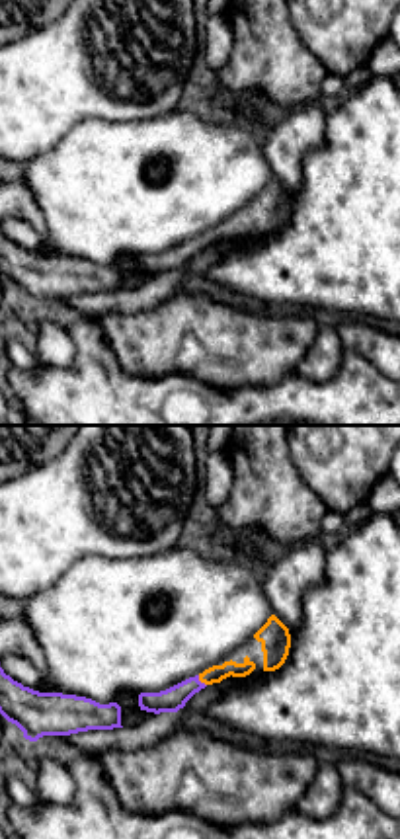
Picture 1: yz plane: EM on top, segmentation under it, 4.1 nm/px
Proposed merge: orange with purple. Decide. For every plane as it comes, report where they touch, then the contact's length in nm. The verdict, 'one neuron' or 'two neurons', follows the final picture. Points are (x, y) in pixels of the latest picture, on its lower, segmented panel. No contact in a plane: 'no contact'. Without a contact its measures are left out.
contact (201, 681); length 60 nm

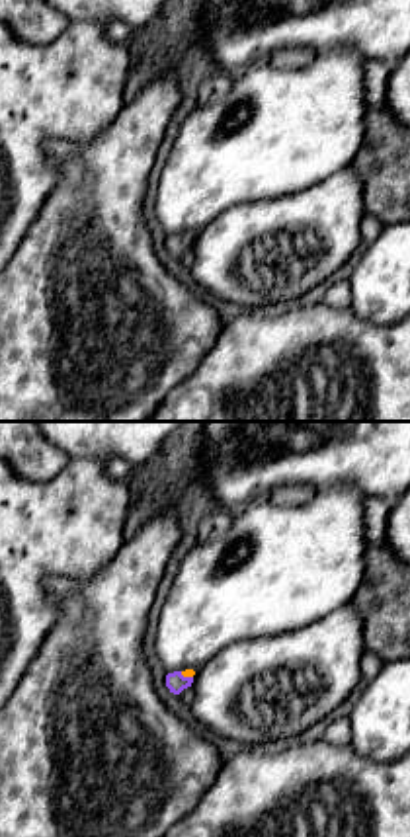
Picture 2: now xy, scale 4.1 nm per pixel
contact (186, 676); length 60 nm

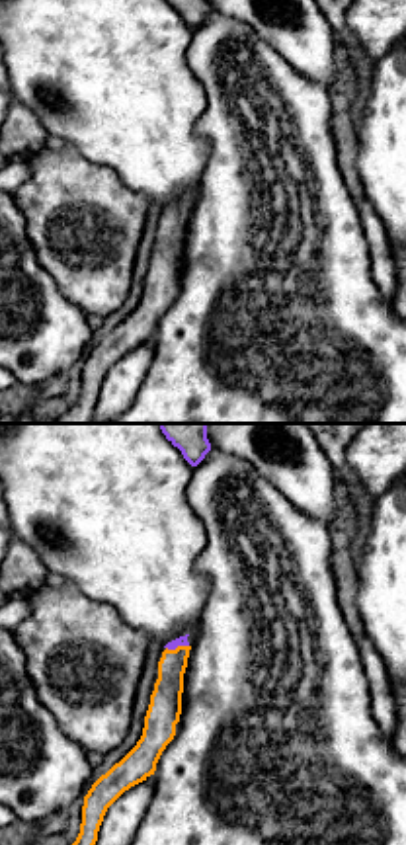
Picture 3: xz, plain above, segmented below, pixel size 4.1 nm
contact (178, 646); length 100 nm

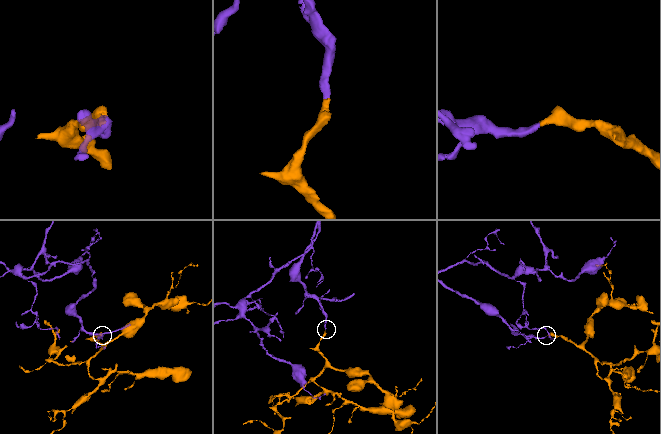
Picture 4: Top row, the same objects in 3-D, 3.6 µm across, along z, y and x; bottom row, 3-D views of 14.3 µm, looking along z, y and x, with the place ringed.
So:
one neuron

